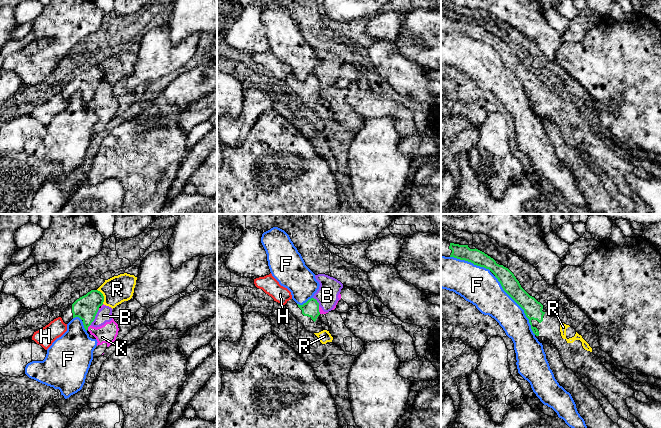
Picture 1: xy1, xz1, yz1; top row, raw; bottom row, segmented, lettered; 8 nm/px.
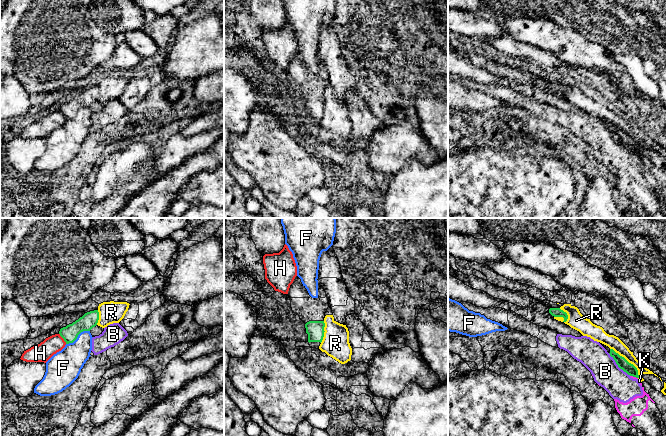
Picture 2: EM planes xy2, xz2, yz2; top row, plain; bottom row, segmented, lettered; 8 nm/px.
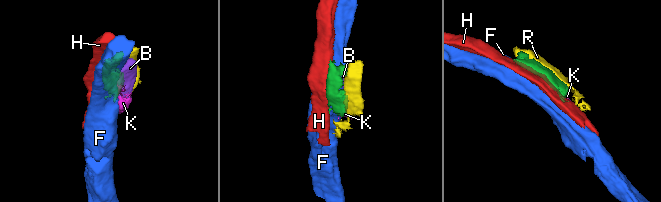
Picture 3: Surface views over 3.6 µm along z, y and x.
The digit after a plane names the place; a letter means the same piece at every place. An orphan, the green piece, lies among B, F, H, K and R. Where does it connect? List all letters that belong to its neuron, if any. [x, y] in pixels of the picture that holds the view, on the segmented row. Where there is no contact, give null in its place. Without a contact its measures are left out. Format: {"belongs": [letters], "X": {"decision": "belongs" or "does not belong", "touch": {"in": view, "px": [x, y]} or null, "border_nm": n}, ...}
{"belongs": [], "B": {"decision": "does not belong", "touch": {"in": "yz2", "px": [618, 366]}, "border_nm": 260}, "F": {"decision": "does not belong", "touch": {"in": "yz1", "px": [518, 304]}, "border_nm": 600}, "H": {"decision": "does not belong", "touch": {"in": "xy2", "px": [62, 337]}, "border_nm": 110}, "K": {"decision": "does not belong", "touch": {"in": "xy1", "px": [88, 326]}, "border_nm": 50}, "R": {"decision": "does not belong", "touch": {"in": "yz2", "px": [627, 361]}, "border_nm": 340}}

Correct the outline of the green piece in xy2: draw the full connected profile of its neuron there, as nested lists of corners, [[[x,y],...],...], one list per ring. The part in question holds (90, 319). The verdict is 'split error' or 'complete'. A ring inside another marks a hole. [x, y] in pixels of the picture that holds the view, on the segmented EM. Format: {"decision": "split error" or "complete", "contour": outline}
{"decision": "split error", "contour": [[[98,310],[87,312],[72,324],[61,328],[59,334],[66,344],[73,343],[83,331],[89,331],[92,337],[99,336],[104,331],[104,328],[97,325],[98,320]]]}

